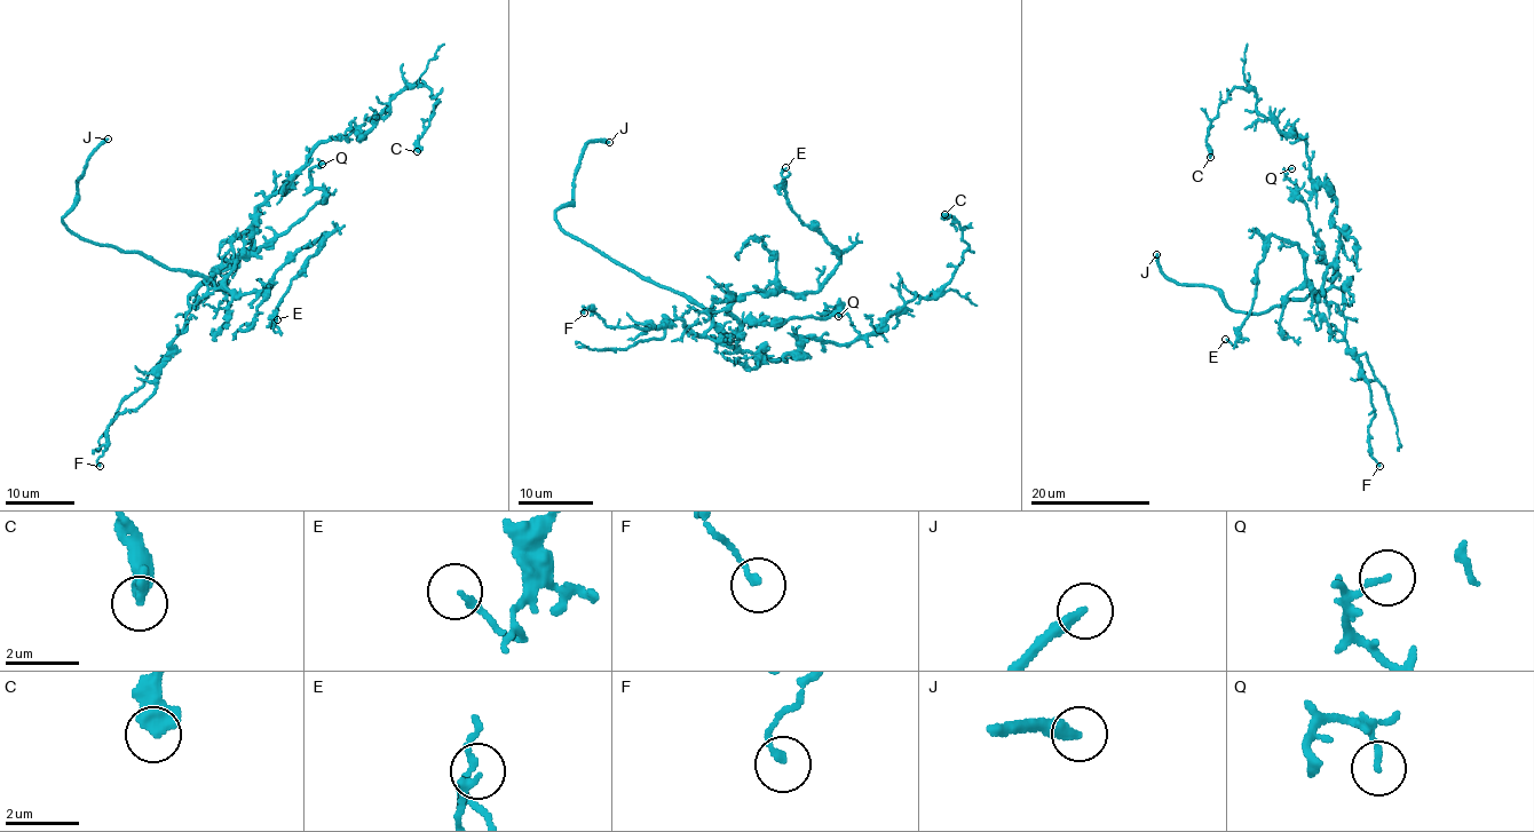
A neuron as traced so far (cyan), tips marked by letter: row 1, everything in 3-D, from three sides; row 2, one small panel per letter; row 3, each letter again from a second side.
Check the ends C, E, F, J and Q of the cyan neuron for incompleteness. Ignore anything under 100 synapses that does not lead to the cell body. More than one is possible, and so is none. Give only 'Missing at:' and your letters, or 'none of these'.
Missing at: J

